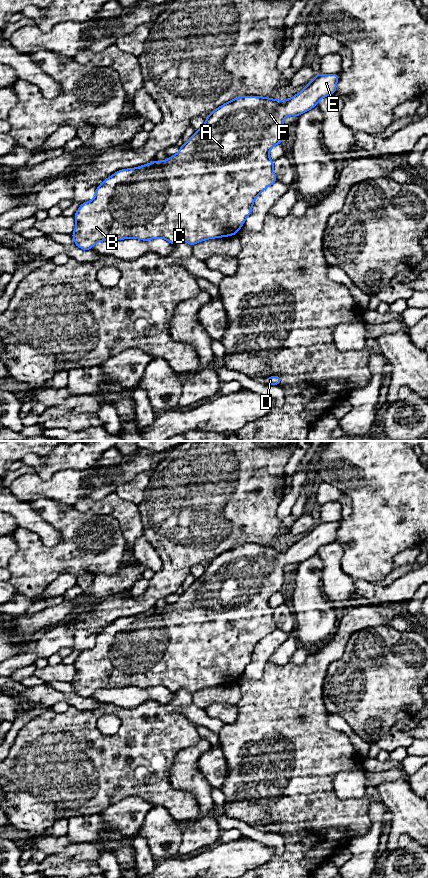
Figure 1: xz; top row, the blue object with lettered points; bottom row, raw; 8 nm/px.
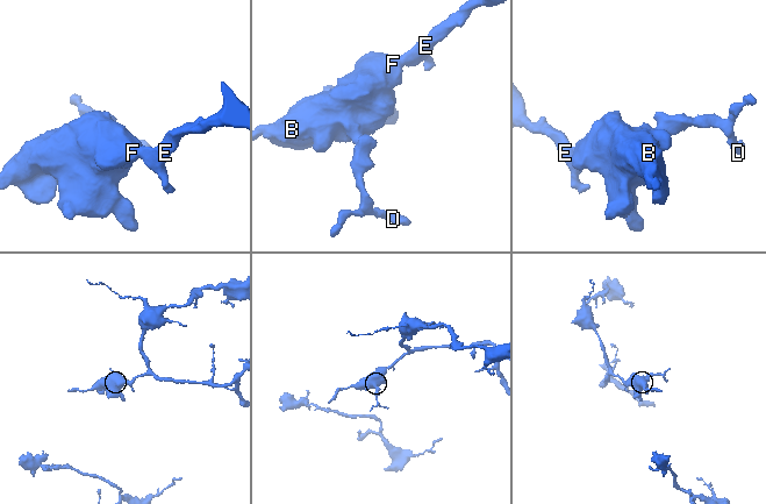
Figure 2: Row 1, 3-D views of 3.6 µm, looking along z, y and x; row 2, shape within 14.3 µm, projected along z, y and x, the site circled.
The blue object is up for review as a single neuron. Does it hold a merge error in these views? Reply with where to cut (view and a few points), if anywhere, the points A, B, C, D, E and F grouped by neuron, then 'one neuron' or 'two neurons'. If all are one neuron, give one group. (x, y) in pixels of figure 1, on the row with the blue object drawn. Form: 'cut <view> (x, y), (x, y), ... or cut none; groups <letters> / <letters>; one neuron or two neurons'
cut none; groups A B C D E F; one neuron

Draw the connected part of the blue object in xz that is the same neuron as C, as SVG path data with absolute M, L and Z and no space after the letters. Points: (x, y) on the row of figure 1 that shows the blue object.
M317 73L302 91L288 100L242 96L214 109L206 116L203 127L180 147L177 154L164 161L122 169L98 185L94 199L82 203L74 214L76 227L71 235L75 245L90 250L99 241L163 238L172 245L184 240L193 246L206 239L235 235L251 214L256 197L277 181L269 151L273 146L283 144L284 118L298 117L317 106L323 97L336 93L338 79L339 73Z

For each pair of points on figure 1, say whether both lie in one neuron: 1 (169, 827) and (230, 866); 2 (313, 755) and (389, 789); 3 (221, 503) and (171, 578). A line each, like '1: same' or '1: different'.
1: different
2: different
3: same

